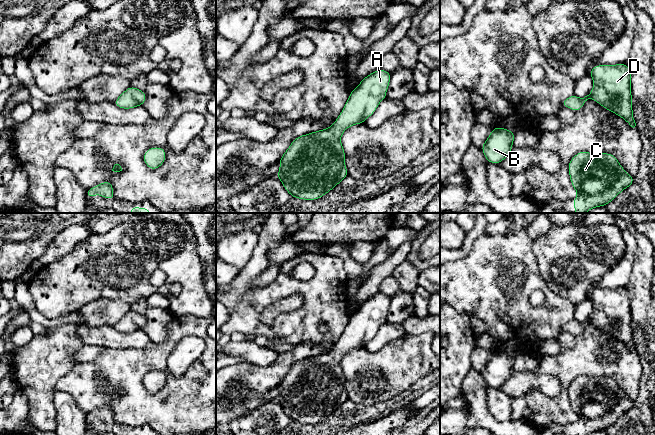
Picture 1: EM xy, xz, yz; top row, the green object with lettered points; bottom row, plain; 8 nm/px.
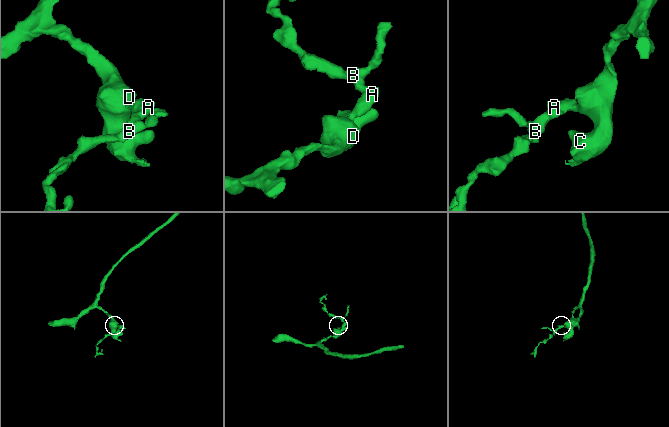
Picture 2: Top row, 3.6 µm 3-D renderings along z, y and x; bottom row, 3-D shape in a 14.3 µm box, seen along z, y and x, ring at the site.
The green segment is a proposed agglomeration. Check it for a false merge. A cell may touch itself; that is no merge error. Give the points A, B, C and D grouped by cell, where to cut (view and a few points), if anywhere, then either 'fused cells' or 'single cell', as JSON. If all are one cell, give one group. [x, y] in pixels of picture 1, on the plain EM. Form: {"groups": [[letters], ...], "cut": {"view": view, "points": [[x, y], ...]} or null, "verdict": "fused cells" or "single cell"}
{"groups": [["A", "B", "C", "D"]], "cut": null, "verdict": "single cell"}

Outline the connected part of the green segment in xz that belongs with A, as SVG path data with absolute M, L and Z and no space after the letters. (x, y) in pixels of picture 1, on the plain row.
M383 293L372 296L350 315L343 334L331 351L298 360L292 365L279 384L277 402L293 422L318 424L348 400L341 360L348 351L364 347L376 335L379 327L386 323L390 302L391 297Z

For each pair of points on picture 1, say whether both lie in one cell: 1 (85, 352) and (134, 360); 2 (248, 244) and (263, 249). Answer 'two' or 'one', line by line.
1: two
2: two

